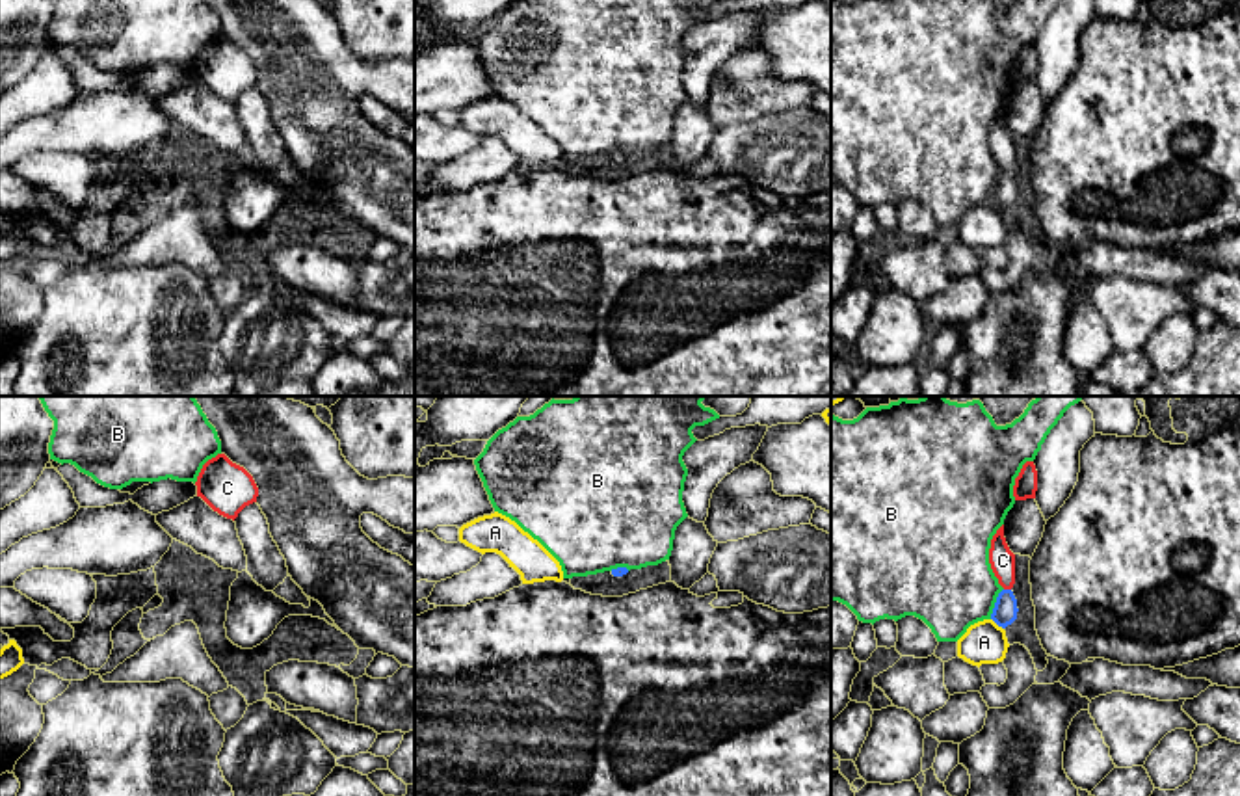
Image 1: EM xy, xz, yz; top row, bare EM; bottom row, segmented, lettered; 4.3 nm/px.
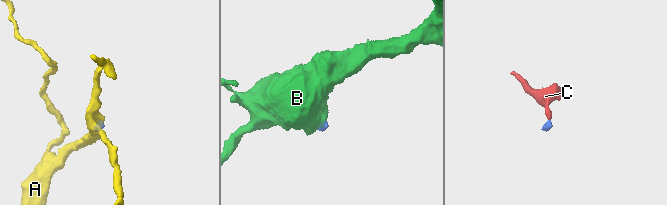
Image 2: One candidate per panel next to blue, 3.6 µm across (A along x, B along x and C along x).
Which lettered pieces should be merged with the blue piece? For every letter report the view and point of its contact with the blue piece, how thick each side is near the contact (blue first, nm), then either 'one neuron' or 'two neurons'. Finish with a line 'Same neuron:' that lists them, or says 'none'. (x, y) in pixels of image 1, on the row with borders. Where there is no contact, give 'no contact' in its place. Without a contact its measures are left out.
A: contact yz (997, 623); calibres 110 and 190 nm; two neurons
B: contact yz (995, 603); calibres 110 and 400 nm; two neurons
C: contact yz (1008, 590); calibres 110 and 110 nm; one neuron
Same neuron: C

